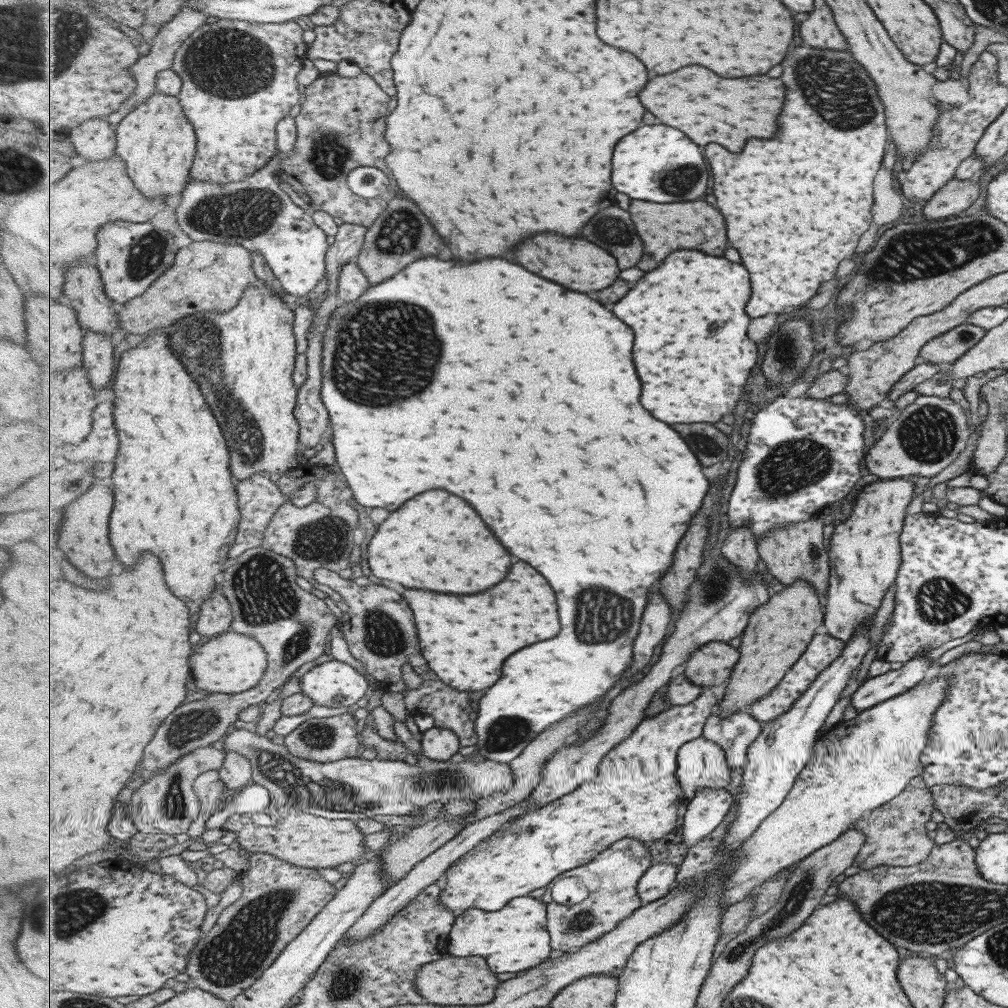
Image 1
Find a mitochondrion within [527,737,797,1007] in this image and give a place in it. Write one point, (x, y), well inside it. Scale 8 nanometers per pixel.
(585, 919)

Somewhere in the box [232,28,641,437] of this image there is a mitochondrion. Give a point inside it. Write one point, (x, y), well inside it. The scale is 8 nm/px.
(362, 357)

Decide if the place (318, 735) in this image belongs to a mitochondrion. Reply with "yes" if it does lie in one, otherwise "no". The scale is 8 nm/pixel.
yes

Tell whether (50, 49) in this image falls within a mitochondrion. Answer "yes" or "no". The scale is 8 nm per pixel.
yes

